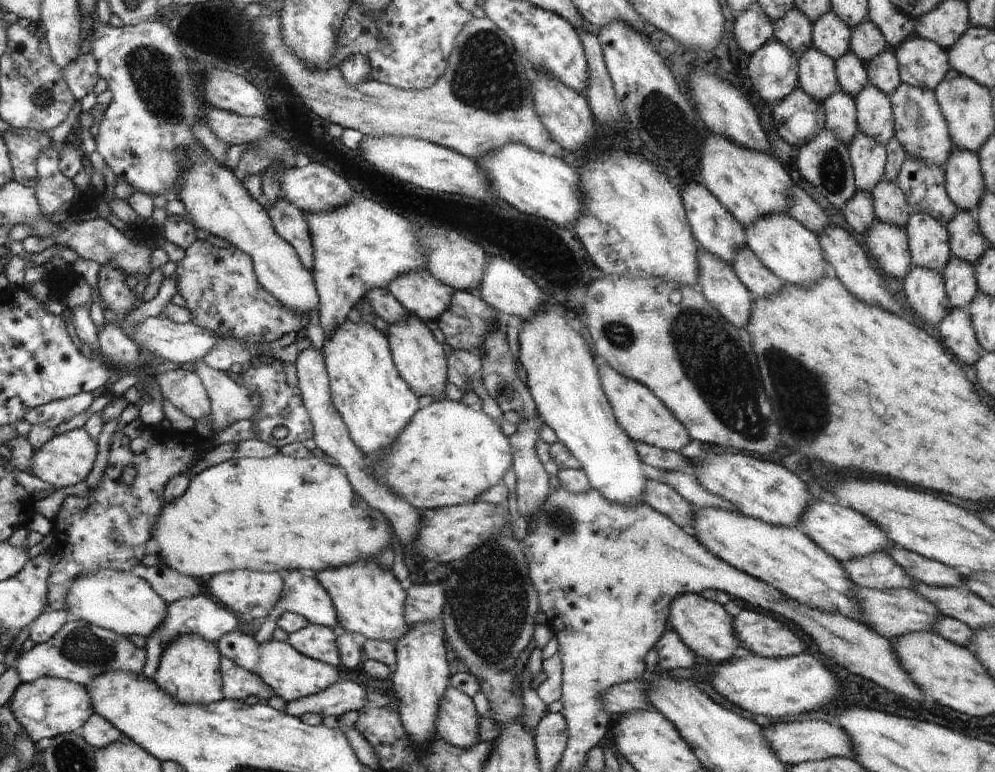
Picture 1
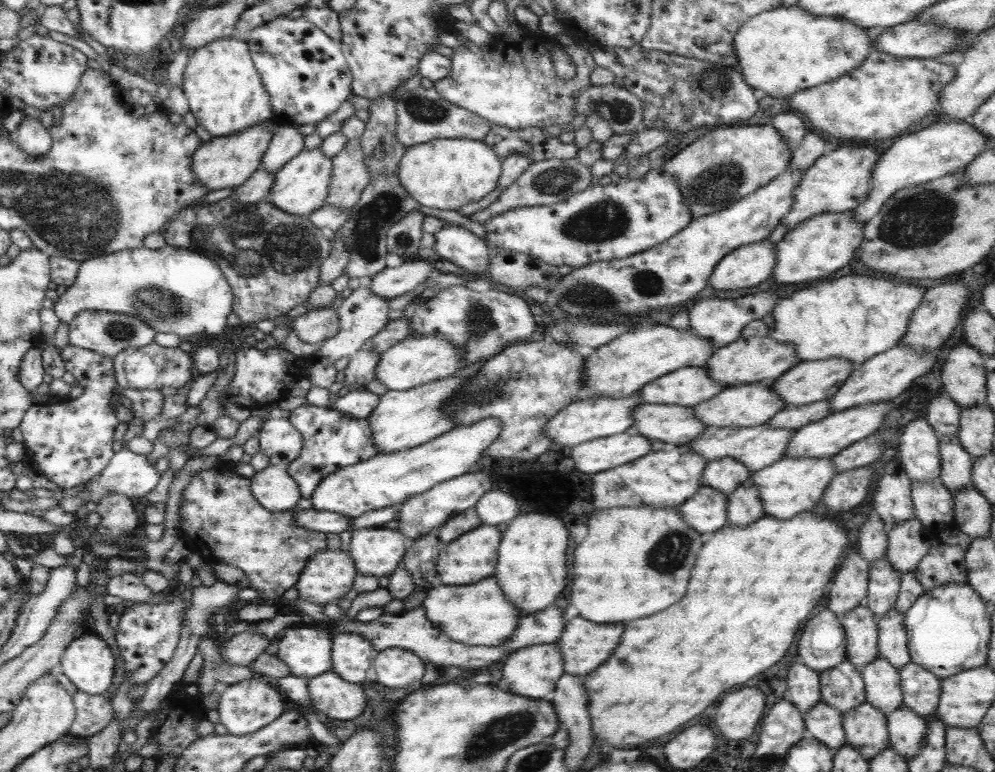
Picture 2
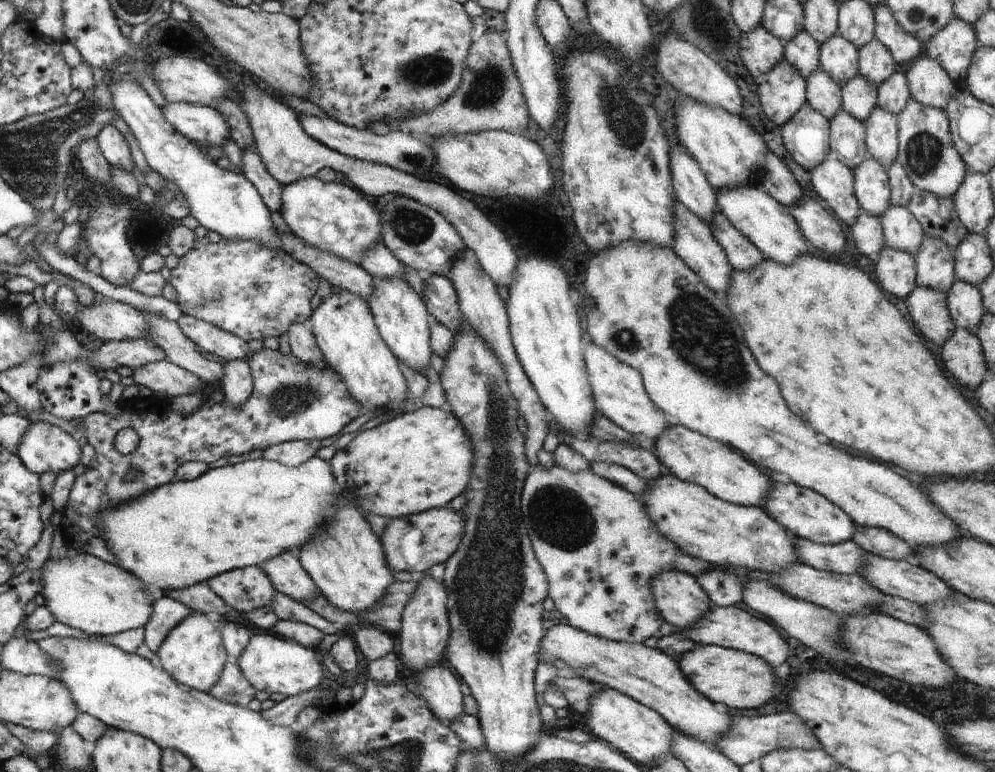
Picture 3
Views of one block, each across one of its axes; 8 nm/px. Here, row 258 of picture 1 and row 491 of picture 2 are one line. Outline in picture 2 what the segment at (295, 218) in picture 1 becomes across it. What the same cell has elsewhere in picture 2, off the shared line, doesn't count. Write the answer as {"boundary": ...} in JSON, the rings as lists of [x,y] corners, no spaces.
{"boundary":[[[309,402],[293,408],[286,419],[299,431],[302,447],[299,456],[289,462],[285,472],[297,485],[300,498],[309,498],[319,482],[327,475],[357,462],[363,462],[376,453],[368,420],[356,419],[341,412],[313,406]]]}

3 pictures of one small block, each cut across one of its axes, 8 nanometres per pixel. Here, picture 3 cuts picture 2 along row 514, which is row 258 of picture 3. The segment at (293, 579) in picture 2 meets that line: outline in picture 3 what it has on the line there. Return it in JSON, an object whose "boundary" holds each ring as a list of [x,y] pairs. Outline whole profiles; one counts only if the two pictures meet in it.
{"boundary":[[[201,237],[196,238],[191,250],[178,259],[177,265],[166,275],[166,281],[175,289],[180,312],[214,324],[245,342],[251,338],[263,340],[267,336],[281,336],[290,324],[303,324],[310,317],[309,300],[317,290],[319,276],[281,249],[272,249],[255,241],[227,240],[223,237],[211,243],[206,237]]]}

